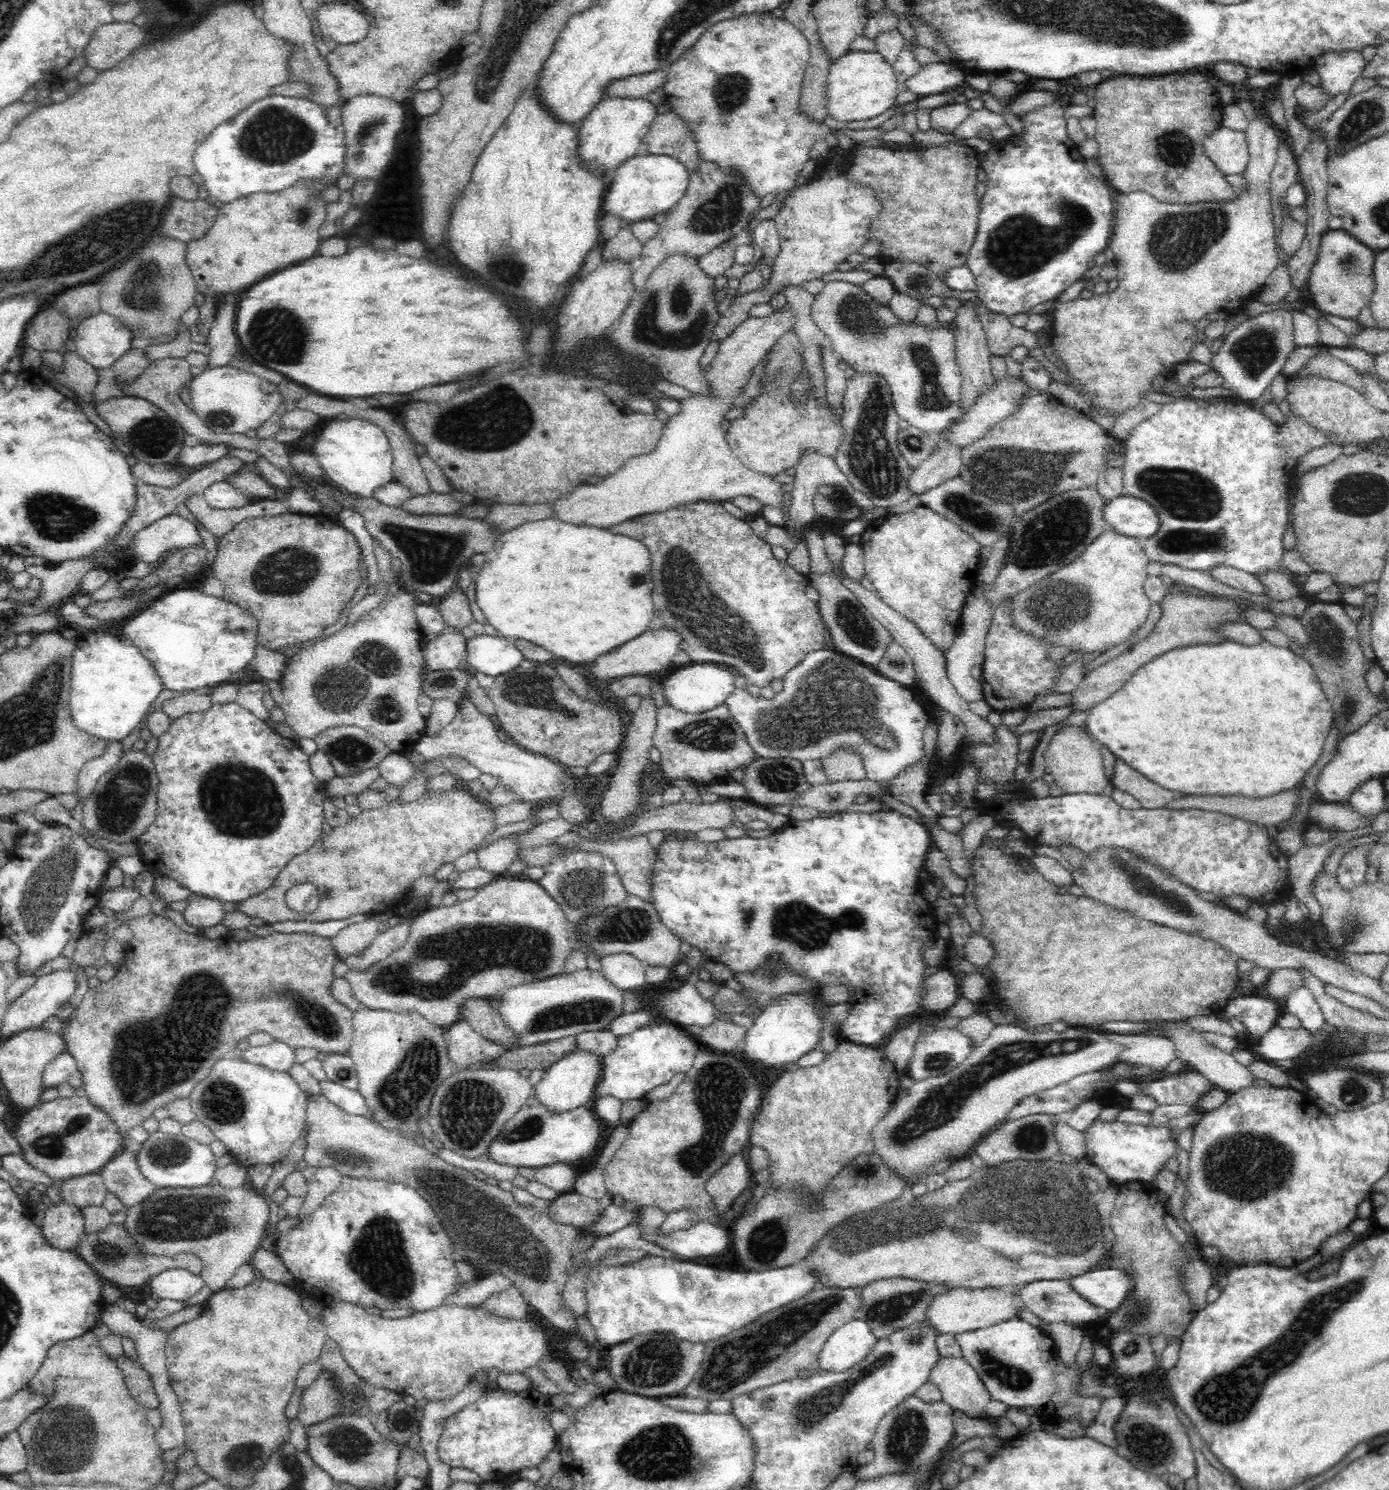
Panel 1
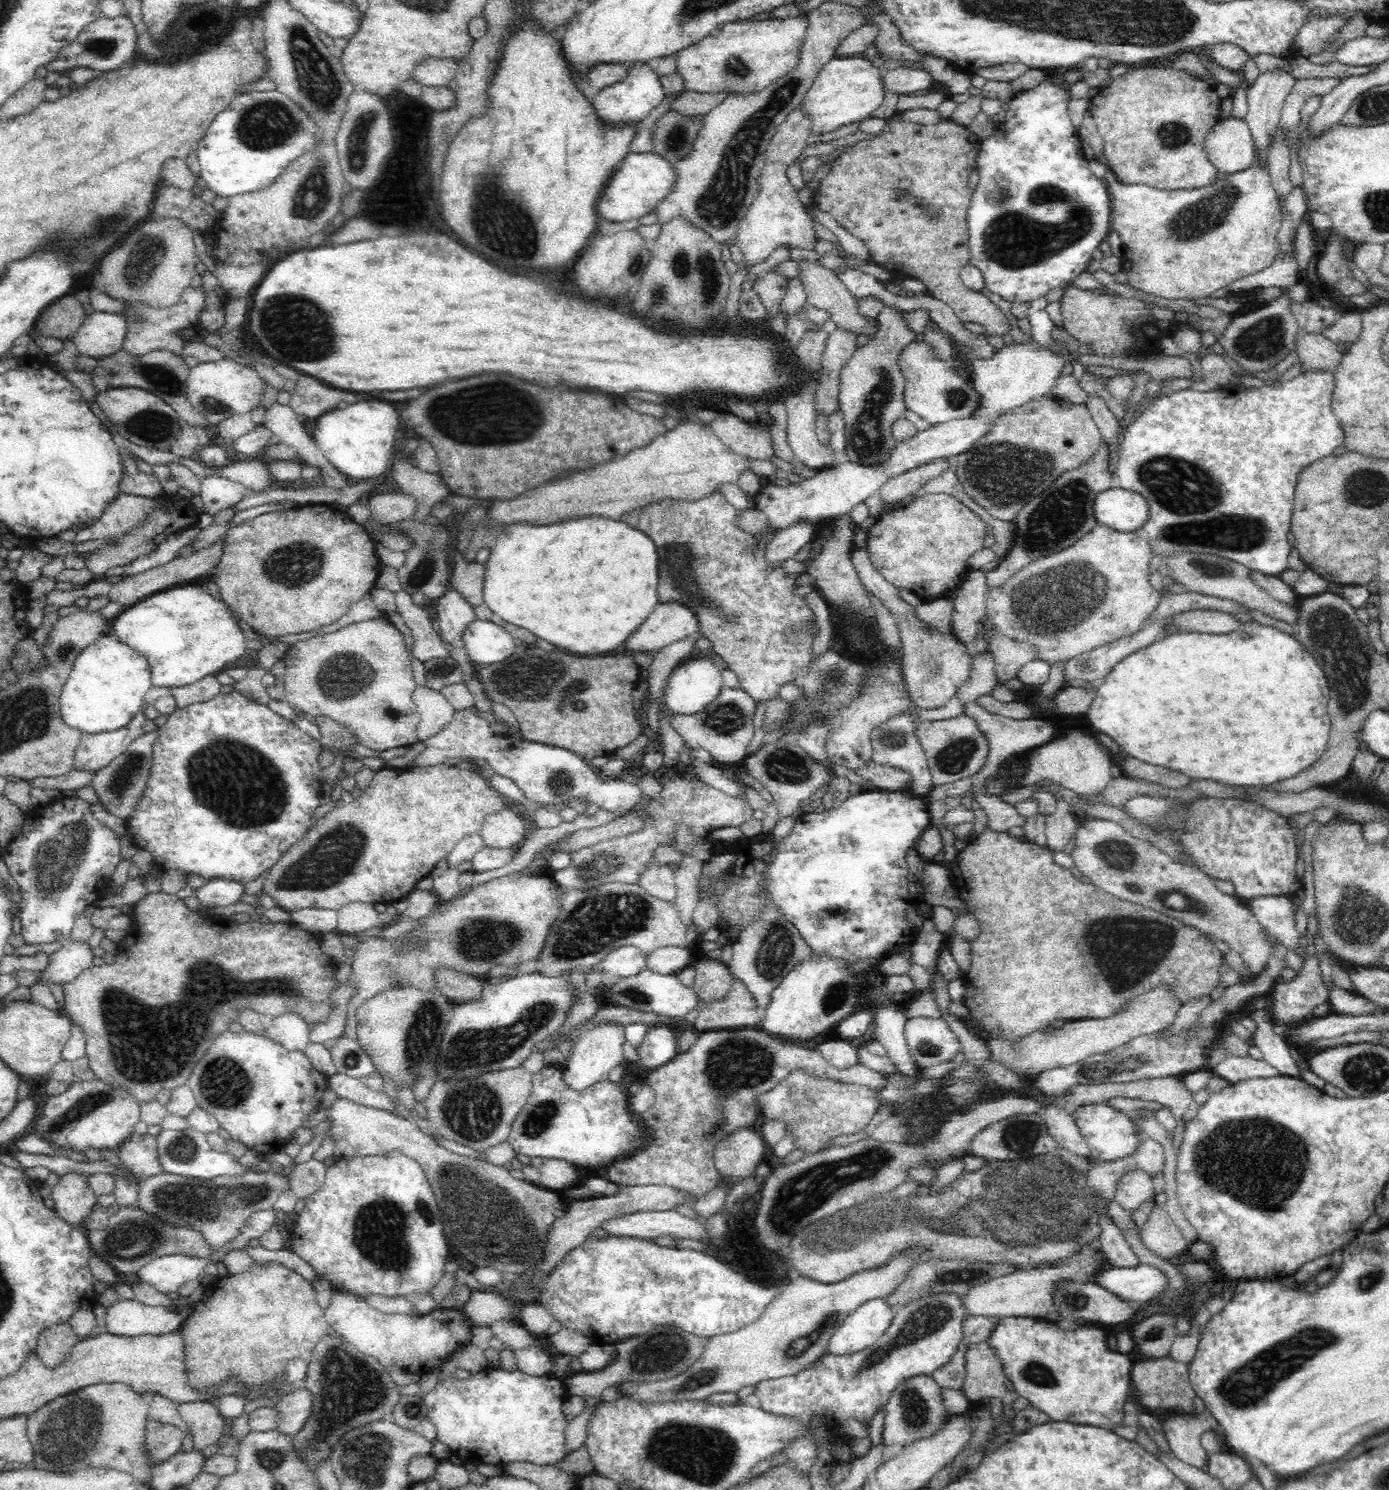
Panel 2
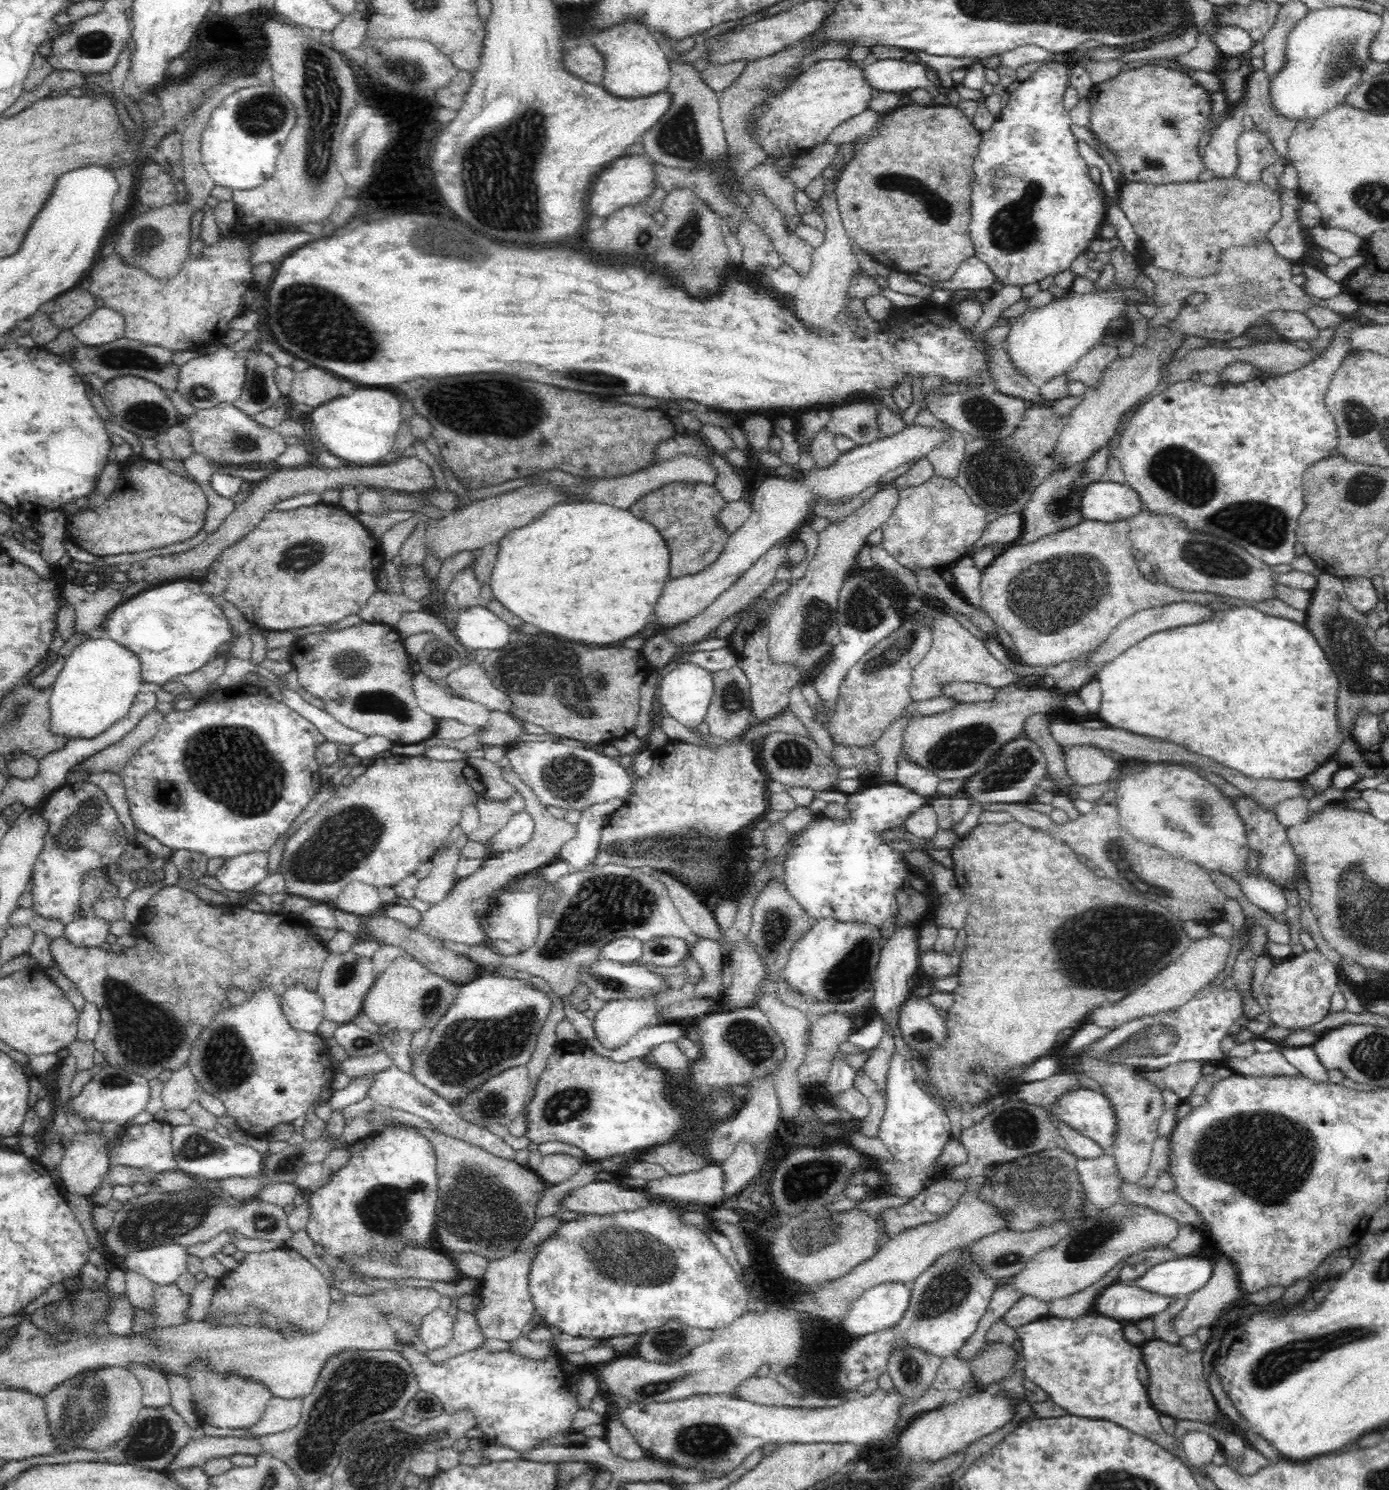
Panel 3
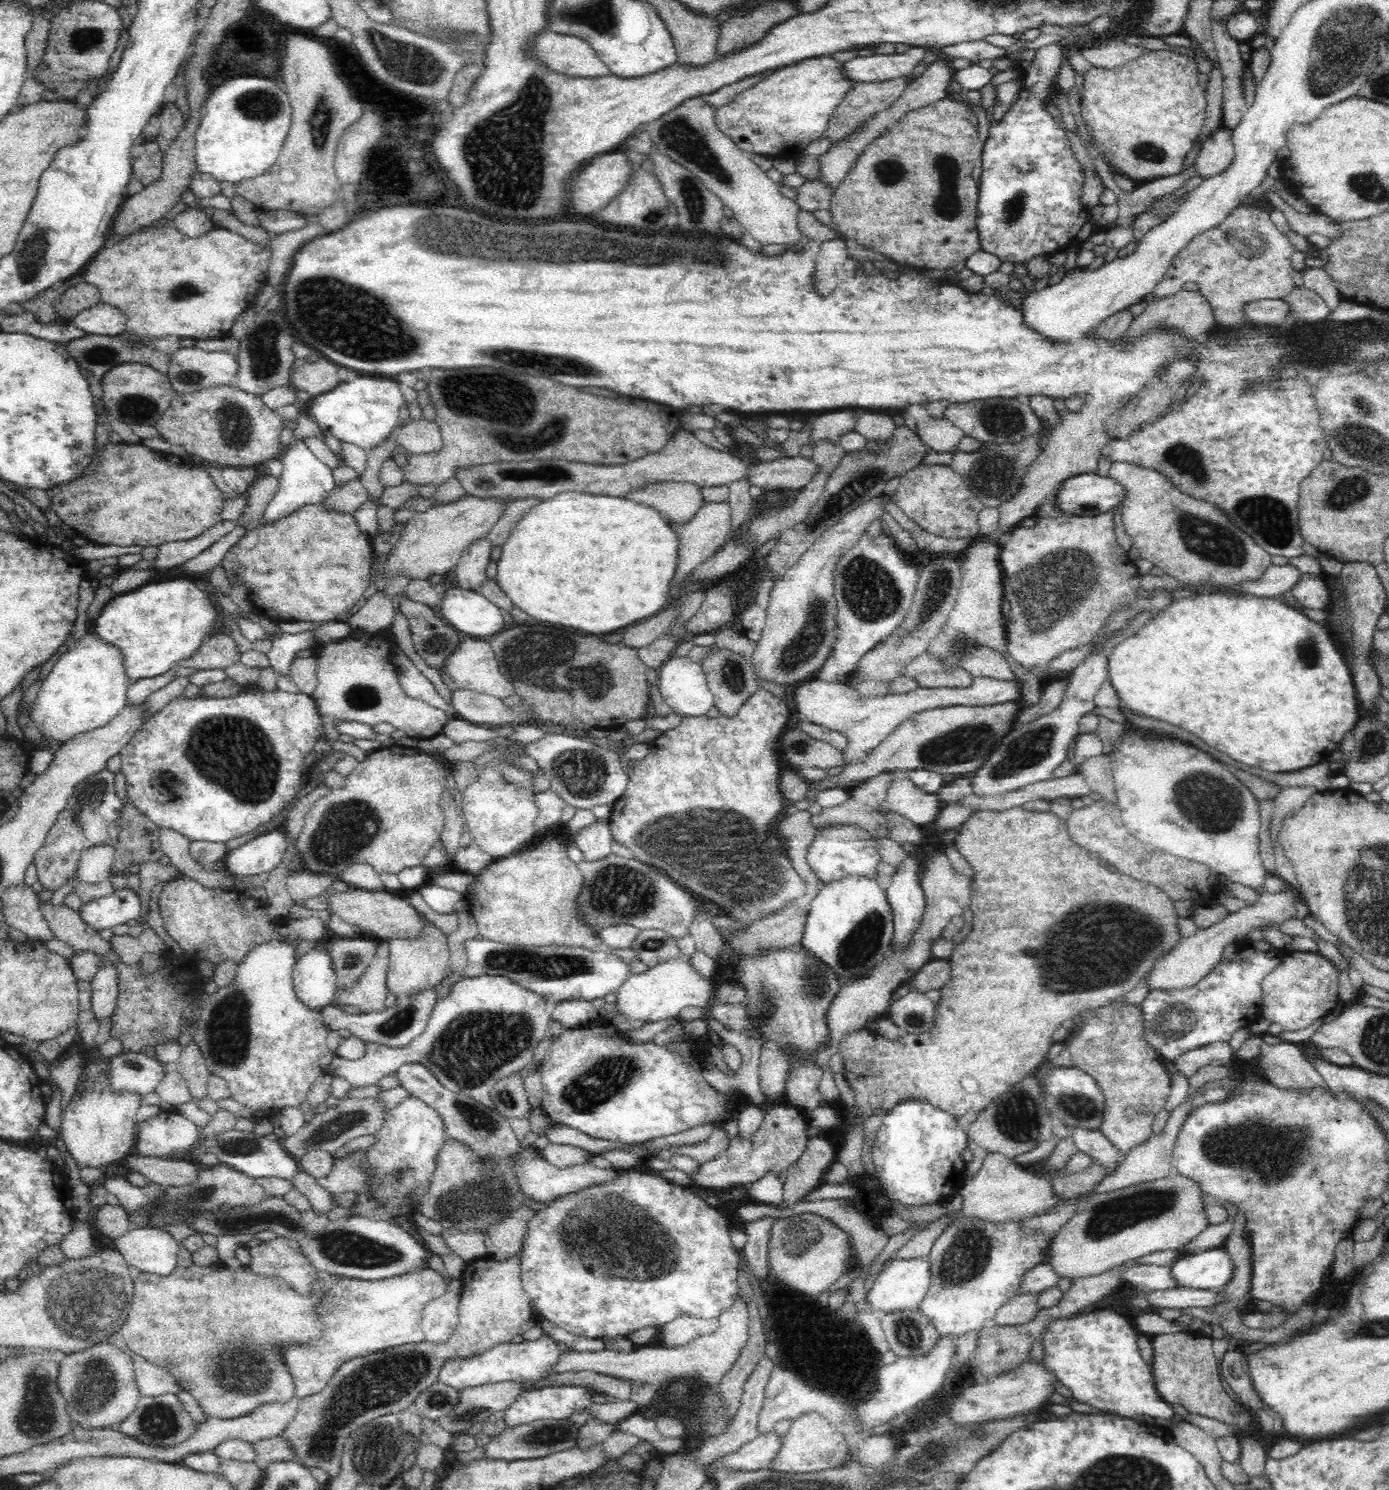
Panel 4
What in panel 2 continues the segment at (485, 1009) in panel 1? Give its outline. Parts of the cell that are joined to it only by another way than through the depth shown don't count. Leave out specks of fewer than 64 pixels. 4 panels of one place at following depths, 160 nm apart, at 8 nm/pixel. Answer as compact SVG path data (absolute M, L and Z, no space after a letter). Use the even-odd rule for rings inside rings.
M438 965L432 975L433 986L452 1000L453 1004L475 999L484 984L482 977L466 973L454 967Z

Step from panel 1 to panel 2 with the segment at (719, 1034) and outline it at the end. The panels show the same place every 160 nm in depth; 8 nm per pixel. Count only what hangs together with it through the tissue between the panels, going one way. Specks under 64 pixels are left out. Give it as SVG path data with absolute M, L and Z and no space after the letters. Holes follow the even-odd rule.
M733 977L724 997L701 1004L693 1028L702 1032L708 1029L735 1029L759 1024L766 1018L766 1014L756 1002L754 993L747 990L744 981Z

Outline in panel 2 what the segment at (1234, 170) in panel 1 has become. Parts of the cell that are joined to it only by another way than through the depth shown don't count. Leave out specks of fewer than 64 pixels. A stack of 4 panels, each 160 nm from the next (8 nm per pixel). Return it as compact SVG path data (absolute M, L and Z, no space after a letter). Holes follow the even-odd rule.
M1221 118L1207 135L1204 151L1216 171L1230 176L1252 167L1256 150L1246 118Z

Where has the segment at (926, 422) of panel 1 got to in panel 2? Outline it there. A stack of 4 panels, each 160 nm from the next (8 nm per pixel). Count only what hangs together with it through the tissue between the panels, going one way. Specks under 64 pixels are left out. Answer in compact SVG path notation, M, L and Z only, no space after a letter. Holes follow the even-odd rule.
M800 260L800 262L796 262L796 266L798 266L796 276L804 286L807 302L816 305L818 309L828 309L832 313L830 320L834 324L838 325L838 327L846 327L846 329L856 331L858 336L866 336L866 338L870 338L877 331L876 319L864 320L856 312L856 300L849 295L844 284L836 276L822 266L818 266L816 262L810 262L810 260ZM915 341L908 344L897 362L906 379L906 408L922 416L931 425L954 419L968 419L982 408L982 395L974 389L972 382L958 375L957 371L950 367L950 362L936 358L932 353L932 346L928 343Z

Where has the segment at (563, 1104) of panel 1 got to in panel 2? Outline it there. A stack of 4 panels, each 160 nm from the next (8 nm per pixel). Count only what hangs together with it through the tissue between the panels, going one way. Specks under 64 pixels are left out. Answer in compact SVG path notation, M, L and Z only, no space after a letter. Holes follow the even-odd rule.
M600 1019L590 1030L581 1030L572 1054L567 1057L564 1064L564 1079L574 1087L583 1089L590 1083L599 1081L601 1078L608 1077L612 1068L624 1061L624 1042L626 1041L626 1029L624 1023L618 1021L608 1021Z

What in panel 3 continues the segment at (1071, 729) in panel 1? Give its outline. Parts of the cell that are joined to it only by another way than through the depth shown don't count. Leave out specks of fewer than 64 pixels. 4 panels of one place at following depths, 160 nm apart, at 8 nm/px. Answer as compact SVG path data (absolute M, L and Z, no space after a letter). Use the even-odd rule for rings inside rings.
M1075 745L1064 749L1065 769L1074 783L1102 785L1109 783L1117 763L1105 752L1091 745Z

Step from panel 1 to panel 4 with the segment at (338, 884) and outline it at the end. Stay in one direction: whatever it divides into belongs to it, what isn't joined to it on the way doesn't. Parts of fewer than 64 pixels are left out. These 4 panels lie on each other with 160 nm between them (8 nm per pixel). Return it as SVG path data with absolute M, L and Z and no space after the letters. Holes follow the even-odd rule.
M390 745L383 747L375 752L368 753L368 756L360 762L348 776L344 777L345 782L342 788L330 790L328 794L318 798L314 805L308 810L305 815L304 825L302 831L299 833L295 843L296 851L304 869L314 871L316 873L334 873L341 875L345 868L356 861L366 861L372 863L376 869L376 873L394 873L404 870L404 868L412 868L412 866L420 866L424 864L424 858L428 854L429 848L441 838L444 826L444 815L440 805L443 790L451 786L450 769L438 758L422 752L417 747L403 747L402 745Z

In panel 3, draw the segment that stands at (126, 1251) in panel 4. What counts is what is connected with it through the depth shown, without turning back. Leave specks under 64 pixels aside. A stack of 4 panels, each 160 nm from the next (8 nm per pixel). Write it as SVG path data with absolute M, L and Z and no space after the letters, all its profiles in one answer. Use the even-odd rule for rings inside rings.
M164 1243L128 1251L123 1258L129 1270L136 1271L154 1283L165 1285L173 1283L186 1272L187 1254L186 1248L178 1244Z

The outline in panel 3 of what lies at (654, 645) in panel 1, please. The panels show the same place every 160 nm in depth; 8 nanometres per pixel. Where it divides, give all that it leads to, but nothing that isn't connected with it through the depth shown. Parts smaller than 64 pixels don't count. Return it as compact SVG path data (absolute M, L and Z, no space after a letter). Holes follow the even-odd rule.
M920 425L904 427L898 434L878 437L872 442L858 445L848 436L835 436L840 458L824 470L810 470L788 478L771 477L764 480L752 494L749 519L736 532L727 536L718 556L705 567L692 574L668 577L664 590L654 606L656 629L667 632L677 628L700 614L723 590L726 590L741 574L744 574L767 550L780 540L792 535L793 528L812 514L811 500L822 496L828 504L850 500L855 494L890 475L896 474L947 439L945 434Z

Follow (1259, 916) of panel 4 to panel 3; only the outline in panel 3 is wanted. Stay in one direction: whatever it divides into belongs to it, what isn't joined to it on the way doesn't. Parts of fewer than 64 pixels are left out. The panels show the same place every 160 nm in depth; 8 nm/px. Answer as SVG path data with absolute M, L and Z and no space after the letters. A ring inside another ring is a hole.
M1212 934L1208 938L1192 940L1188 948L1170 961L1162 970L1152 975L1144 984L1141 984L1128 998L1124 997L1118 1002L1104 1002L1096 1008L1085 1022L1098 1023L1102 1027L1112 1027L1114 1030L1129 1020L1138 1018L1143 1014L1153 1015L1160 1011L1169 1011L1188 1002L1203 986L1206 986L1224 970L1228 954L1232 948L1232 940Z

